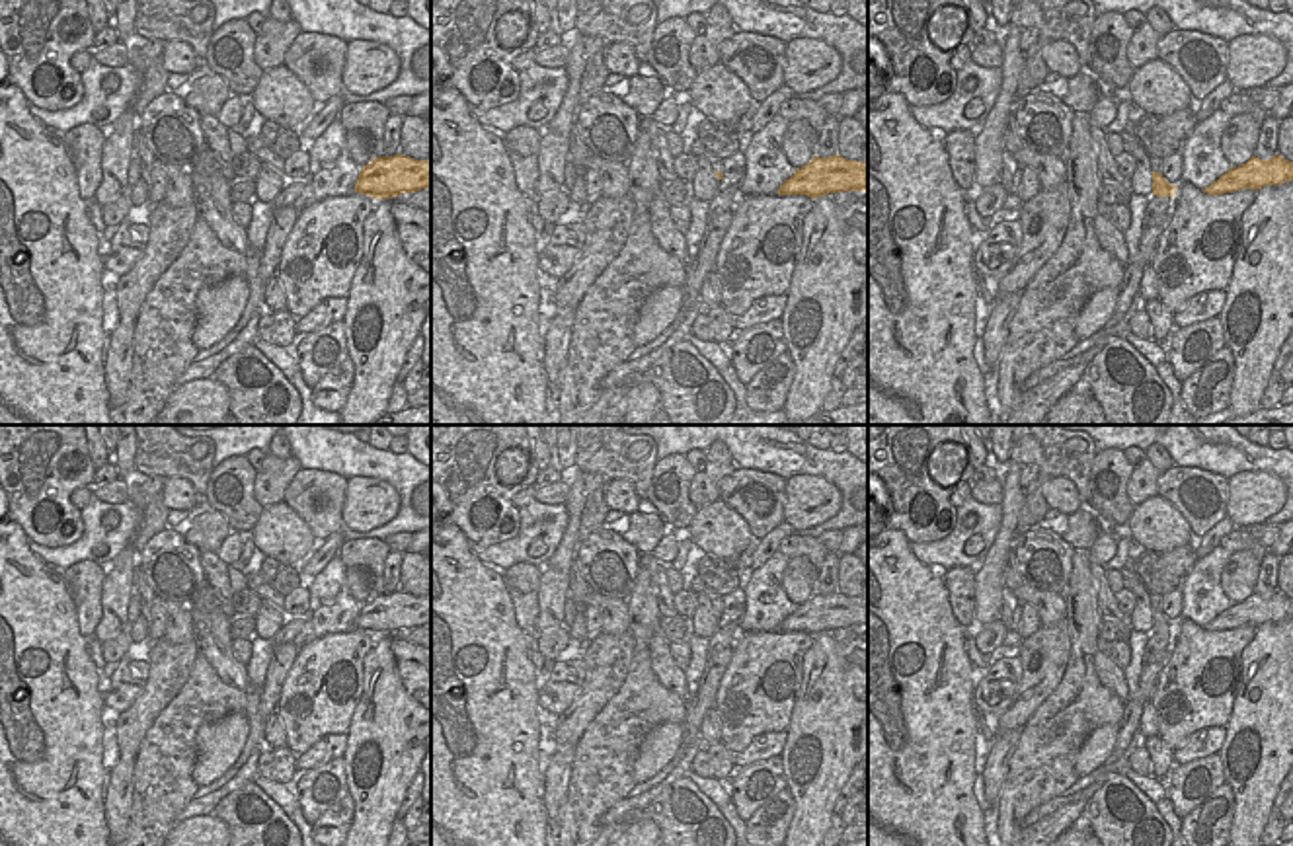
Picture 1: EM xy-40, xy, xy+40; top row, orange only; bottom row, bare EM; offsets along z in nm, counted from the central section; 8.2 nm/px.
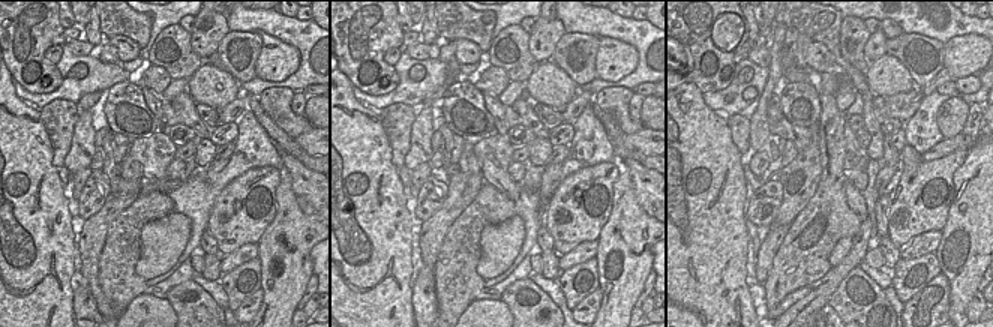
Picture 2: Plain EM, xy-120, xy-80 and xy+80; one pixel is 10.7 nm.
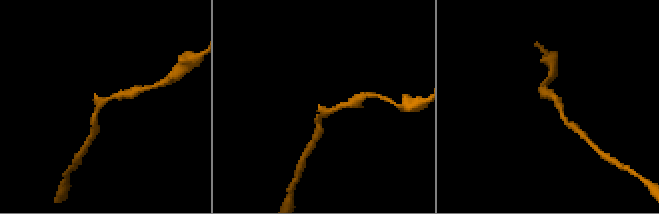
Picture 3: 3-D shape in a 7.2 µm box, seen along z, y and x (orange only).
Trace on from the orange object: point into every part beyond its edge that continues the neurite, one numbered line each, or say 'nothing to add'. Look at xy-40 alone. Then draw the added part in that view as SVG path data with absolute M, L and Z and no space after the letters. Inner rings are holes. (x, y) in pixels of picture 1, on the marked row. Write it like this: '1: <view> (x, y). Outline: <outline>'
nothing to add

